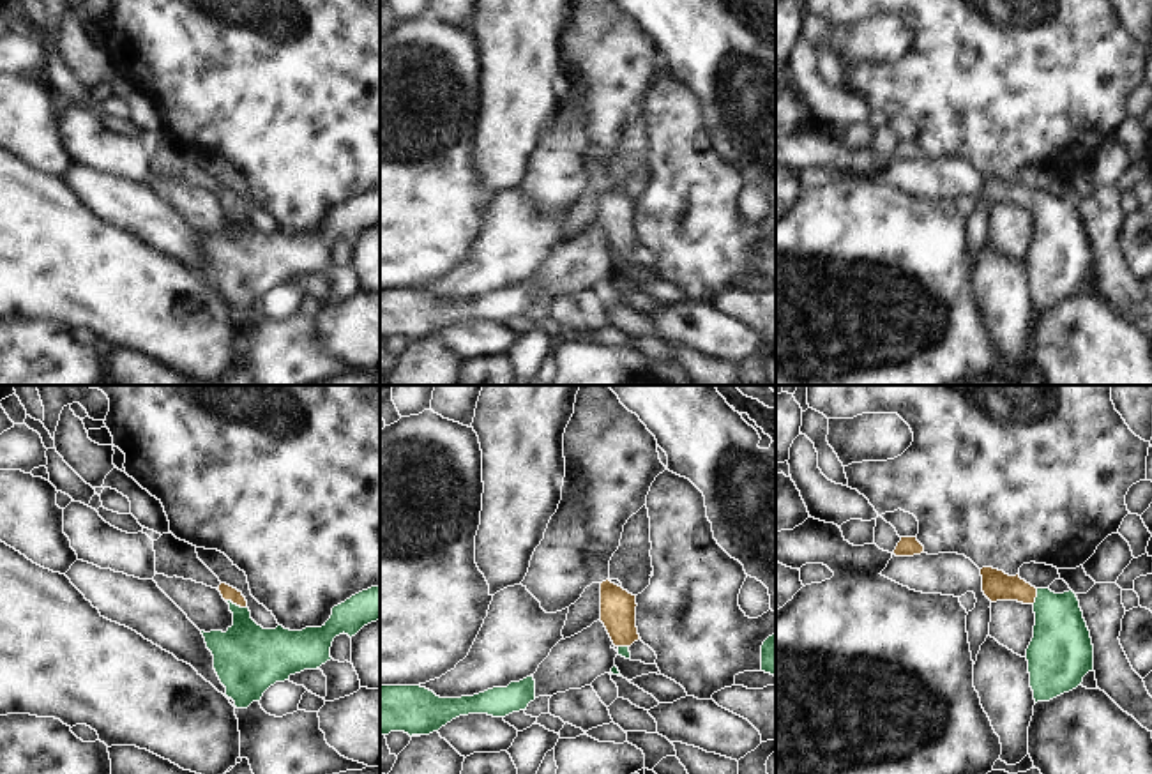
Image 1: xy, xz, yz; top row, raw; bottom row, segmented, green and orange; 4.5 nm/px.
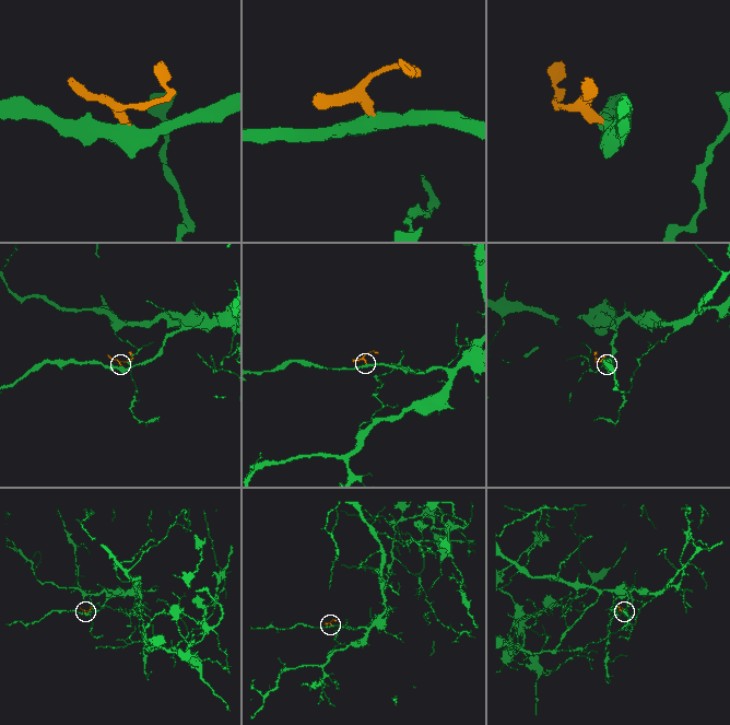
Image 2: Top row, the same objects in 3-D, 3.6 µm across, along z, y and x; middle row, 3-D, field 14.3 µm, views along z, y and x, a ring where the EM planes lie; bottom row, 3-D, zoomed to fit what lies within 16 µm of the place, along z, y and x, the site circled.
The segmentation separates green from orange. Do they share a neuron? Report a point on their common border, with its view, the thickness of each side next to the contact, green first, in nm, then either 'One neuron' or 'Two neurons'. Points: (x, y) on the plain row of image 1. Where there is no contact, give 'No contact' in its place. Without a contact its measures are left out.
Touches green at xy (235, 209). Thickness 300 nm (green) against 70 nm. One neuron.

